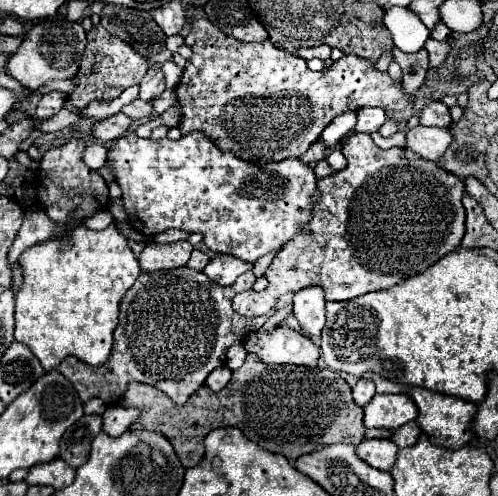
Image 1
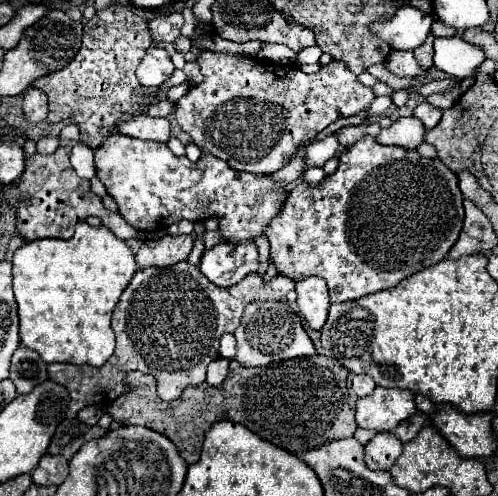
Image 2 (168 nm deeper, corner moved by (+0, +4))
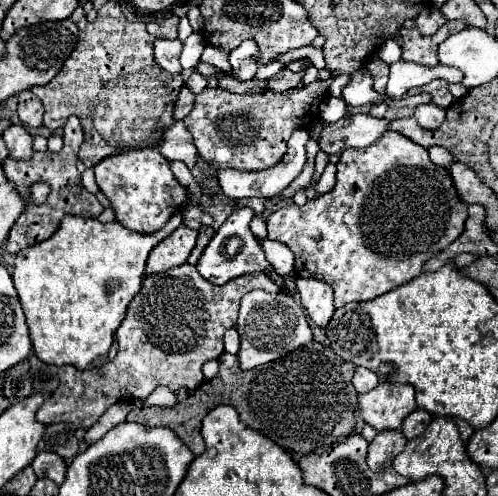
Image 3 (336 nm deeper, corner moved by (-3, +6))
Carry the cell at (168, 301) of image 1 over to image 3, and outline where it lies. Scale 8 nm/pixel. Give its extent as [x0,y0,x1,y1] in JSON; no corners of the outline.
[37,264,281,428]

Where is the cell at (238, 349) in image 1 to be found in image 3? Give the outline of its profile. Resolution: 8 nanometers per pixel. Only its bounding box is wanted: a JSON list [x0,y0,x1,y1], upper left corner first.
[223,328,239,354]

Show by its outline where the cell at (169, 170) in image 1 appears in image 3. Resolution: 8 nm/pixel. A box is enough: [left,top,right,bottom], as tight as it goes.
[93,148,187,232]

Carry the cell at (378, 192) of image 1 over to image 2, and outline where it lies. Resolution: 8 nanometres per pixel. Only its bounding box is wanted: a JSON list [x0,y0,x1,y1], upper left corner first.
[268,136,462,302]

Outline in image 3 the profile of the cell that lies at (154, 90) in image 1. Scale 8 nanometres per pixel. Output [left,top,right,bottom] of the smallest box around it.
[155,38,183,74]

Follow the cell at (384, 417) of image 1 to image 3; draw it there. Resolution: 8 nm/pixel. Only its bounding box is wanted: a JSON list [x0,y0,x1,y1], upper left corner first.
[359,384,417,430]

